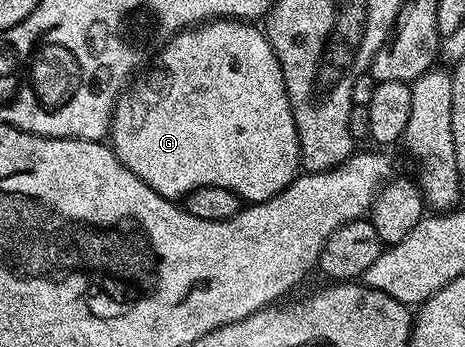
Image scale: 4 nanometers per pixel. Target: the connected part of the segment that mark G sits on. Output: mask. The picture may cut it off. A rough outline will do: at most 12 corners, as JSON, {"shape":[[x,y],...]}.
{"shape":[[255,23],[163,46],[109,144],[157,195],[268,201],[301,172]]}

